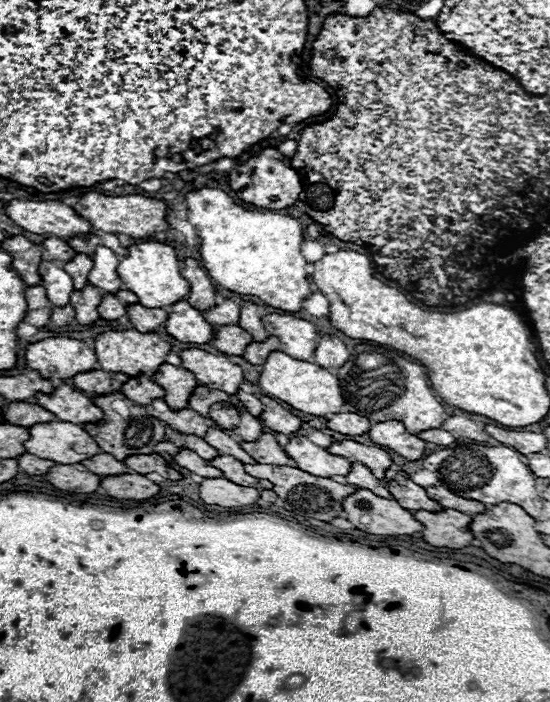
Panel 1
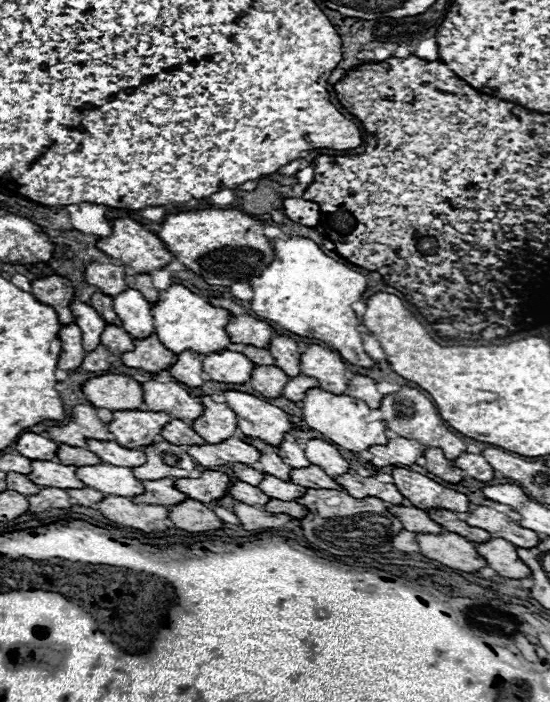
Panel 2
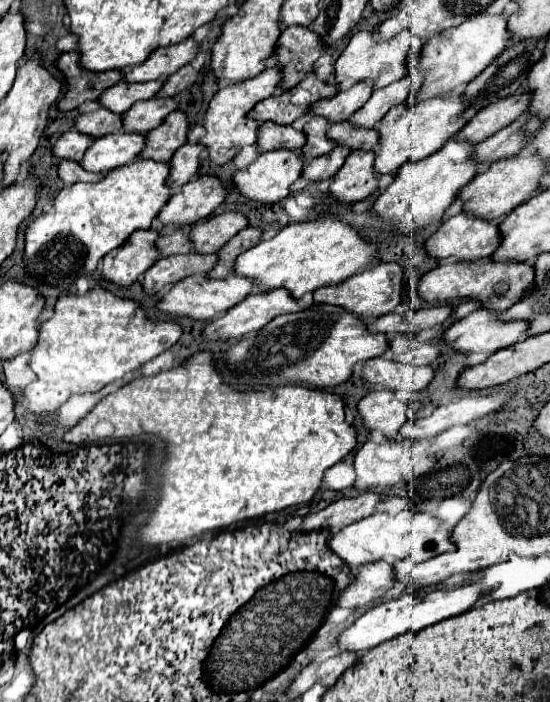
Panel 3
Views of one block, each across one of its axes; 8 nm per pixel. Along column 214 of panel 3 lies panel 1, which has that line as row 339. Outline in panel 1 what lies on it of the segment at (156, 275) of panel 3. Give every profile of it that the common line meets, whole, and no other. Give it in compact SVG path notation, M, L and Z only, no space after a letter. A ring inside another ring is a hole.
M250 300L242 302L238 326L244 328L246 332L250 332L254 340L264 340L264 338L268 338L268 332L266 332L264 326L262 326L262 316L260 316L260 312L258 312L258 306L256 306L254 302L250 302Z

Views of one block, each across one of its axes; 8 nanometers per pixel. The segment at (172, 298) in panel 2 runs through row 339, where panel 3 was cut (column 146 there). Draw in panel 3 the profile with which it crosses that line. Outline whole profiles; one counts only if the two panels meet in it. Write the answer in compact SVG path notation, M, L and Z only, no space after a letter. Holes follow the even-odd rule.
M138 158L110 170L100 182L64 186L54 198L54 212L42 214L26 228L24 262L28 274L60 288L72 286L72 280L78 276L90 276L100 258L122 246L134 230L150 228L152 220L172 196L168 178L170 164Z

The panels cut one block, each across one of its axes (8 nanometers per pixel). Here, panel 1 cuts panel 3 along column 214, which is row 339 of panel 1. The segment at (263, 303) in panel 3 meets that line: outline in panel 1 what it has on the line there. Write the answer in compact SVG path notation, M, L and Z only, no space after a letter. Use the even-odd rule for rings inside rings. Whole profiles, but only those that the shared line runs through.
M320 336L318 346L314 350L314 362L320 364L322 368L340 368L340 364L344 364L348 360L350 352L346 348L346 344L336 338L336 336Z

